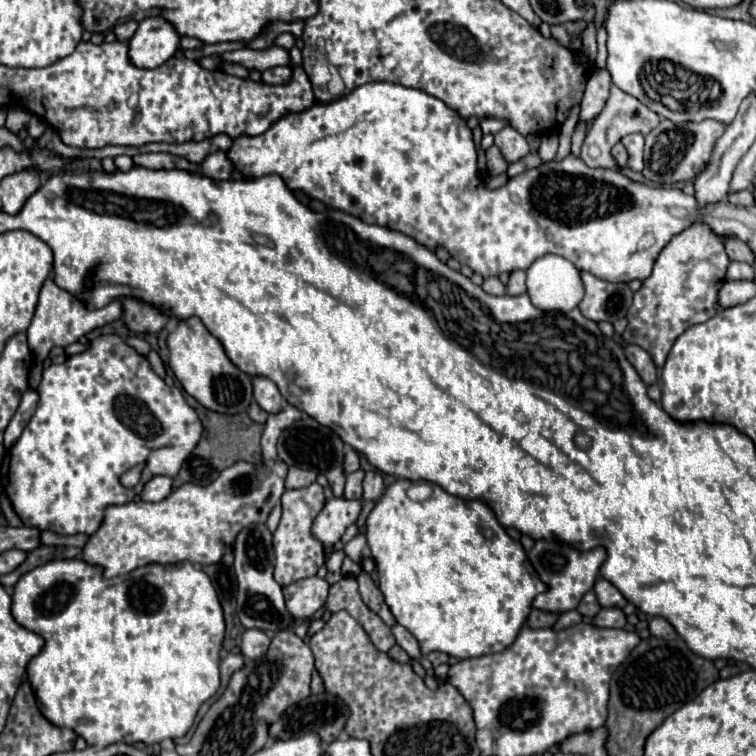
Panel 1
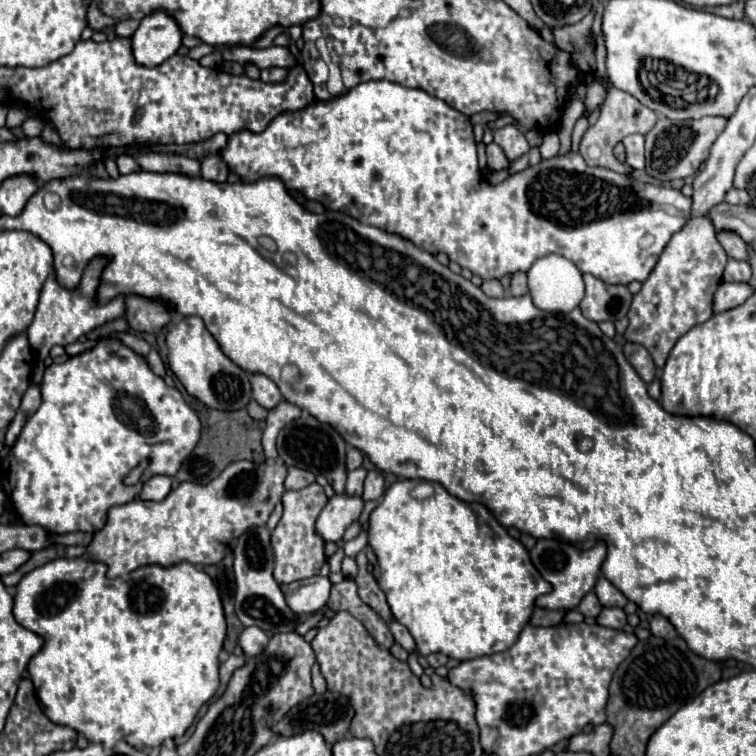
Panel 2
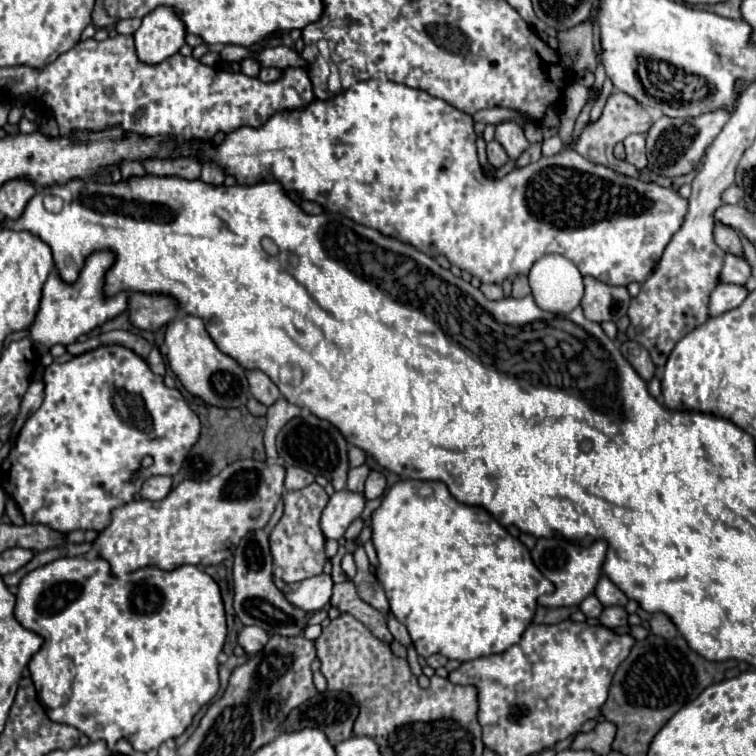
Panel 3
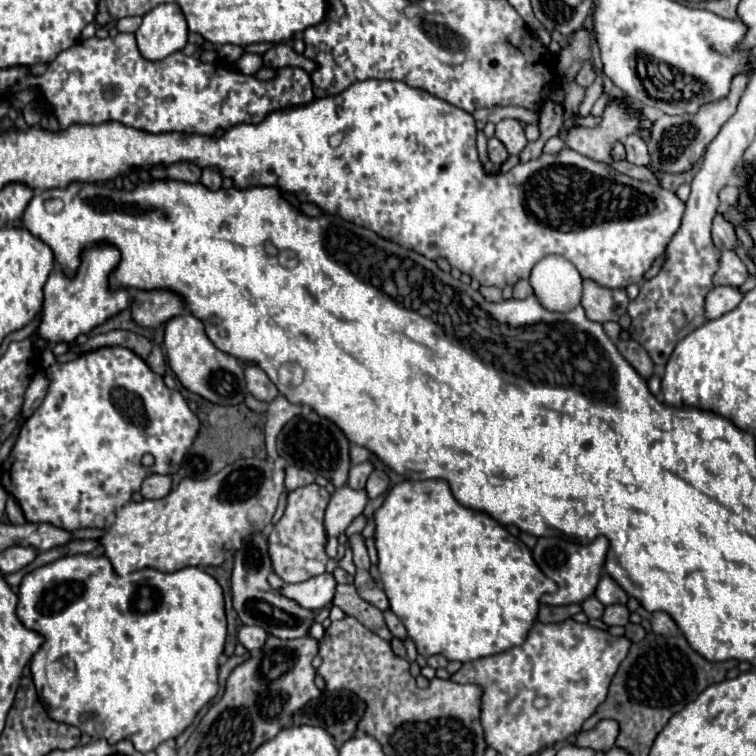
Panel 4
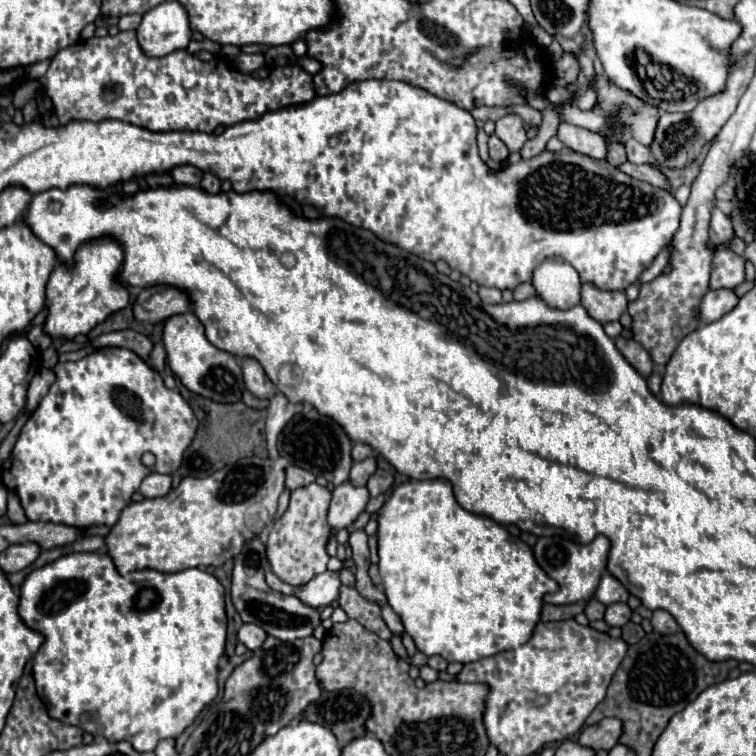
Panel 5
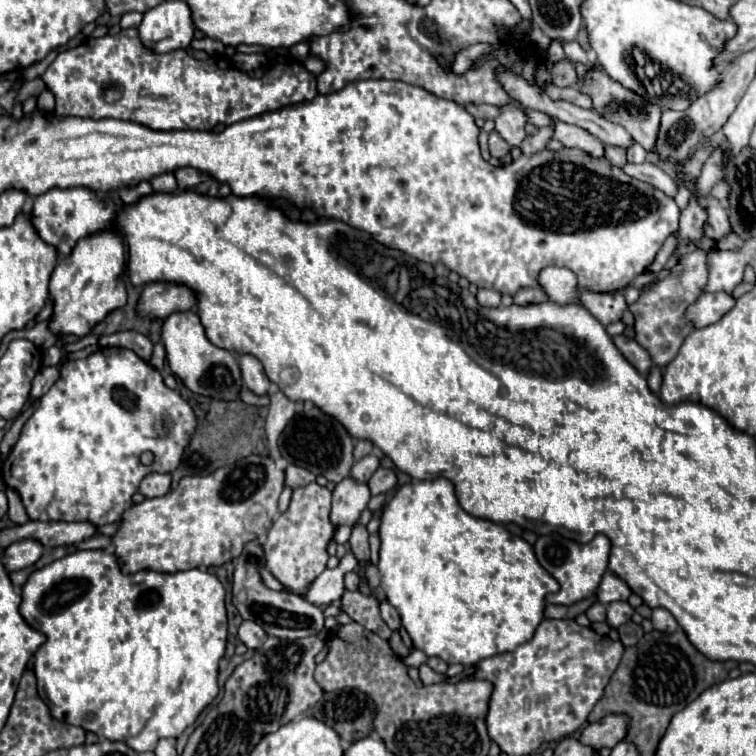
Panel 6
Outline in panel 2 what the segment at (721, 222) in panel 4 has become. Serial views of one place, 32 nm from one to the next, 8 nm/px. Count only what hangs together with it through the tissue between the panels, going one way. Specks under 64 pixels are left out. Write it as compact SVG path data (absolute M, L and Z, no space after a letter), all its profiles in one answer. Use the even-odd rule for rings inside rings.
M716 230L716 238L718 238L720 246L726 250L728 256L732 256L732 258L736 258L736 260L748 260L746 244L744 244L744 240L742 240L736 232Z

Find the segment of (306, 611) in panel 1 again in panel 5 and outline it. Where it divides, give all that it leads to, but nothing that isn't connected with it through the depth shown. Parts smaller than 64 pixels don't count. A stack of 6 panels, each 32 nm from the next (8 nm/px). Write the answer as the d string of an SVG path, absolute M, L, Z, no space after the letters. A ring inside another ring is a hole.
M326 570L320 576L312 578L308 584L304 584L304 588L292 588L290 584L276 580L276 576L272 576L272 572L268 572L266 584L278 592L298 596L302 602L306 602L308 606L314 606L314 608L324 608L324 606L330 606L332 602L336 602L338 594L340 594L340 586L342 586L340 570L336 570L336 572Z

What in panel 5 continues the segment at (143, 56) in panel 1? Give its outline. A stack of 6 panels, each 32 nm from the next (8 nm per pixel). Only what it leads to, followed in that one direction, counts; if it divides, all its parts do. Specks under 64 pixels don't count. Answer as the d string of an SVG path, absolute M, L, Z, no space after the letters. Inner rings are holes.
M162 2L144 14L138 40L148 56L166 56L190 44L192 28L188 12L180 2Z

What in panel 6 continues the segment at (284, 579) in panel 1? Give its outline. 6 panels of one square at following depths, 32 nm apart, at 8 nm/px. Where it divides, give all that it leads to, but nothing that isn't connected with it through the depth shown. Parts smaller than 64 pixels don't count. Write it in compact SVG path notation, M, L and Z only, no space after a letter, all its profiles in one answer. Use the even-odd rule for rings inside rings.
M312 482L296 488L288 510L274 520L262 544L266 568L292 594L306 596L316 576L326 570L326 562L328 562L326 546L336 532L336 526L330 522L330 502L332 502L332 492L326 486Z

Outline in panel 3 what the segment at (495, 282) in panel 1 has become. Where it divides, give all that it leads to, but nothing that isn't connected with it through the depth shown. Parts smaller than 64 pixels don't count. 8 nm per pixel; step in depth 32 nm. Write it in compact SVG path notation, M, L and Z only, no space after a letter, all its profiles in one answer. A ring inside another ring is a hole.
M482 284L480 286L482 294L488 298L488 300L502 300L504 294L502 294L502 288L498 284Z

